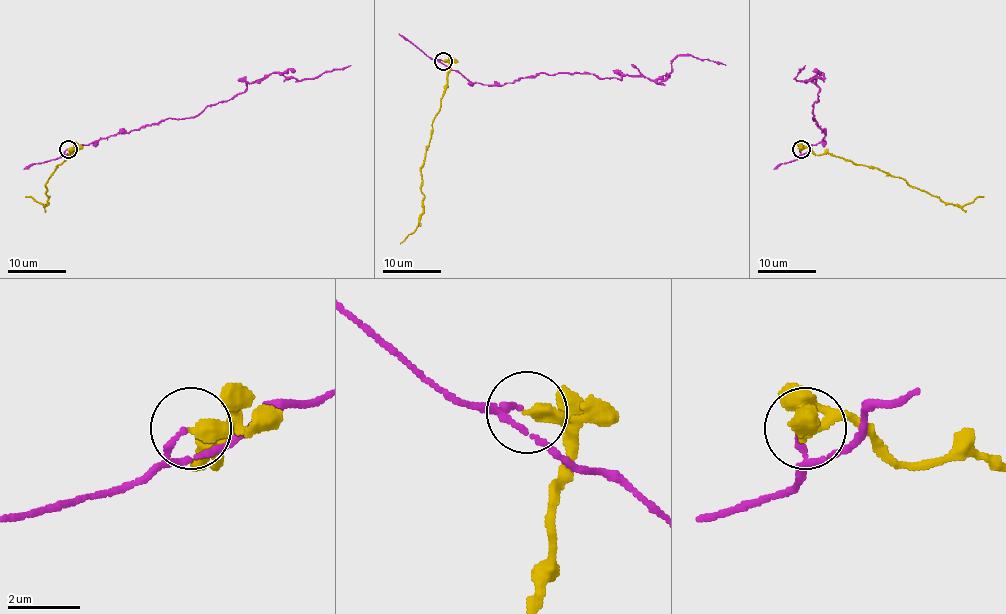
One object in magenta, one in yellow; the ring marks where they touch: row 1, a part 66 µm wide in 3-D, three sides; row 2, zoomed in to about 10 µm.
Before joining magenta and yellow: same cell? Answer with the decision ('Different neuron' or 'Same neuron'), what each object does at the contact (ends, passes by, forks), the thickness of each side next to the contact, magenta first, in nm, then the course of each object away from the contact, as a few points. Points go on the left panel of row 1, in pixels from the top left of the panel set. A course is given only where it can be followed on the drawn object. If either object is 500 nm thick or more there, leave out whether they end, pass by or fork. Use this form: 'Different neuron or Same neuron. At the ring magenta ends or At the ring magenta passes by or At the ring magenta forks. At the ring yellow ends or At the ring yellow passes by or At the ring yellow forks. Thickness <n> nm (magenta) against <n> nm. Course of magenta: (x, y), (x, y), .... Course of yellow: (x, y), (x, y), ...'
Different neuron. At the ring magenta ends. At the ring yellow ends. Thickness 150 nm (magenta) against 400 nm. Course of magenta: (67, 148), (65, 154), (169, 118), (194, 118), (272, 73), (297, 81), (351, 65). Course of yellow: (68, 148), (74, 147), (74, 151), (57, 166), (45, 185), (49, 196), (48, 204), (43, 205), (25, 196)

